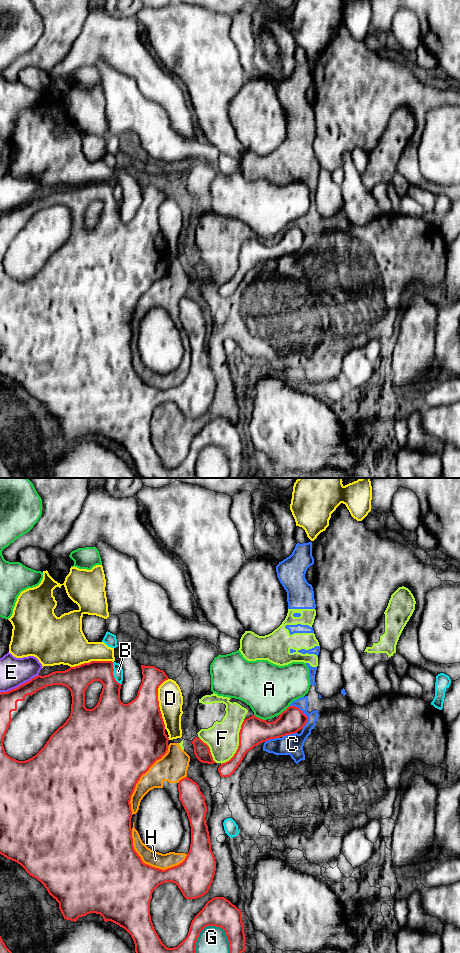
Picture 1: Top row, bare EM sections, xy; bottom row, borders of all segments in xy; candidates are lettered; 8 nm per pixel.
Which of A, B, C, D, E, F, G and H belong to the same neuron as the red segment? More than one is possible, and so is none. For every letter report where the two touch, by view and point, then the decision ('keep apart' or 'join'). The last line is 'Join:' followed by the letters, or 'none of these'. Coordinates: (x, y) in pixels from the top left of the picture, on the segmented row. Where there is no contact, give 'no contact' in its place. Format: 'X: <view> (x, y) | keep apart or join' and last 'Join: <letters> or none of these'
A: xy (259, 718) | keep apart
B: xy (112, 674) | keep apart
C: xy (305, 715) | keep apart
D: xy (158, 703) | keep apart
E: xy (20, 685) | keep apart
F: xy (239, 744) | keep apart
G: xy (222, 928) | keep apart
H: xy (147, 864) | keep apart
Join: none of these

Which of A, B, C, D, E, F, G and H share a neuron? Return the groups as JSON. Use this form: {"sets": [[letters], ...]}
{"sets": [["A"], ["B"], ["C", "F", "H"], ["D"], ["E"], ["G"]]}

